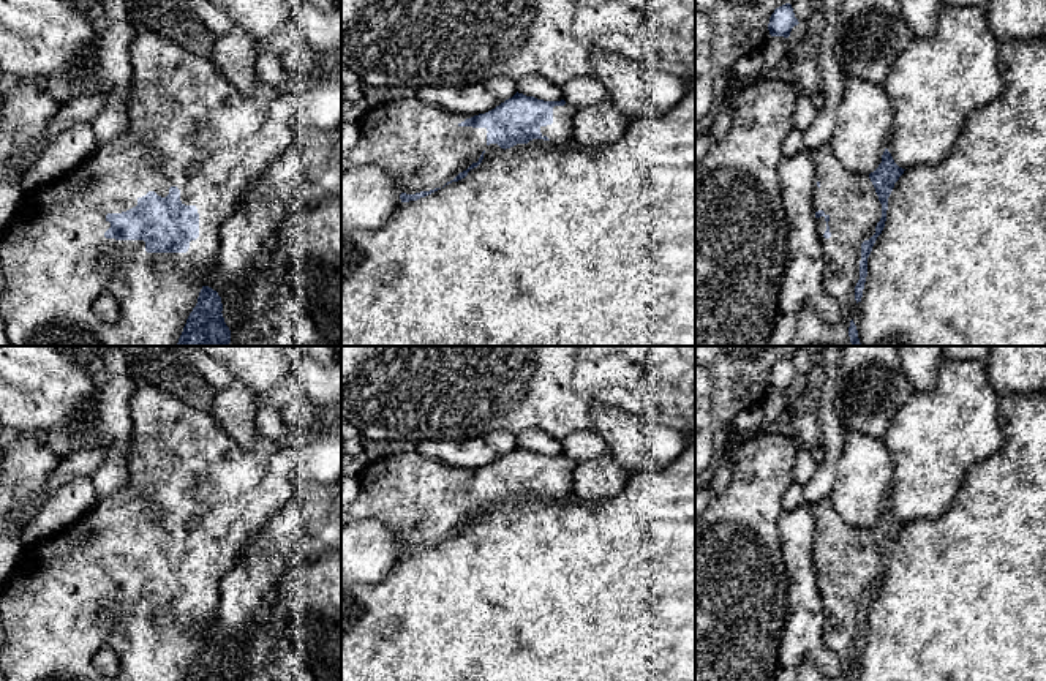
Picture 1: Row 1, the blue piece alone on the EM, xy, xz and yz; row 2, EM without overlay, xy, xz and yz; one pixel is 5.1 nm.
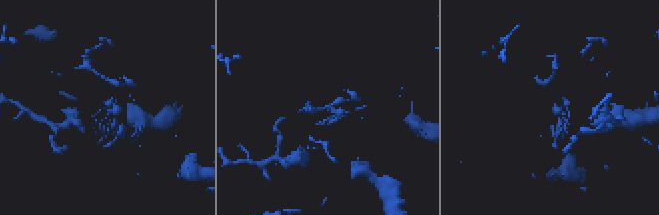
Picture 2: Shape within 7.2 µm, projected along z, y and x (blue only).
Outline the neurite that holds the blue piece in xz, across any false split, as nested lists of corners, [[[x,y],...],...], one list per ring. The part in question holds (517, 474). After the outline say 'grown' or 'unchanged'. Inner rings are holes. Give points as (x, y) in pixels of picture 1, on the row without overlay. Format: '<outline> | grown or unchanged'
[[[695,444],[687,446],[686,452],[664,469],[632,474],[615,498],[599,501],[586,501],[575,493],[555,498],[540,487],[542,480],[553,477],[553,461],[564,458],[564,453],[544,455],[517,446],[495,463],[466,472],[458,480],[485,482],[488,485],[487,501],[477,517],[472,517],[442,542],[416,548],[401,547],[401,558],[381,581],[341,583],[341,681],[695,681]]] | grown

